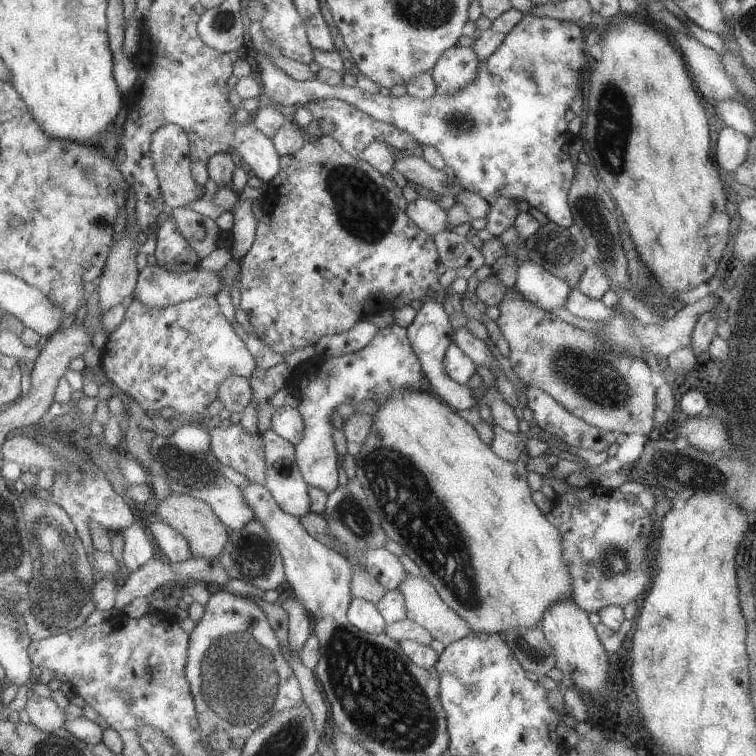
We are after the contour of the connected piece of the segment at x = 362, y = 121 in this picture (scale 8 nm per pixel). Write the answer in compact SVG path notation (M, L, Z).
M319 100L315 103L308 103L305 108L307 108L313 116L310 125L305 128L307 134L310 135L312 139L322 138L323 134L319 124L329 119L333 122L333 130L331 130L329 134L339 141L340 144L348 150L349 154L352 154L352 156L355 157L359 157L361 152L363 152L369 144L373 144L373 142L389 144L389 146L393 146L399 151L414 151L420 146L419 142L417 142L409 132L399 130L399 128L396 128L396 126L389 123L376 120L373 116L365 114L363 110L358 110L353 104L349 104L349 102L344 102L343 100Z

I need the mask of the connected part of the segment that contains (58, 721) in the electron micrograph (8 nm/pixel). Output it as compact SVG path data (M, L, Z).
M39 694L29 696L25 710L30 722L44 732L55 734L69 720L67 713L63 712L53 698L45 698Z

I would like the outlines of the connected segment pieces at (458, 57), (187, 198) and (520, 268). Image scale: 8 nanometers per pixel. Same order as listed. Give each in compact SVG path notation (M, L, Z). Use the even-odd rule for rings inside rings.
M452 47L441 56L432 71L441 96L453 96L477 80L481 58L473 47Z
M174 123L165 124L163 128L159 128L156 133L153 133L151 152L153 152L153 161L166 205L171 208L187 207L189 203L197 201L203 196L204 187L197 184L197 180L193 177L192 145L185 128Z
M515 260L515 264L517 270L514 288L524 299L549 313L563 307L571 290L567 282L552 276L531 260Z

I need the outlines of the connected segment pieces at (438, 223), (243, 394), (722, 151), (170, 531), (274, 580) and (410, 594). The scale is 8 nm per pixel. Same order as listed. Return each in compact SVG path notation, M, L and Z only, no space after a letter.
M417 197L414 202L409 202L409 206L407 206L409 218L411 218L415 224L419 225L424 232L432 236L439 234L439 232L449 231L449 214L447 214L447 212L448 211L443 210L436 201L421 197Z
M229 376L219 386L218 395L219 399L223 400L225 409L243 415L249 404L253 404L254 391L251 380L239 376Z
M723 125L715 142L715 162L719 168L733 173L745 160L749 140L745 134Z
M159 520L159 522L151 522L148 529L158 544L157 549L160 549L169 558L170 563L183 563L193 559L189 540L173 526Z
M259 520L249 522L242 530L233 531L219 560L231 578L241 579L264 591L280 590L281 584L286 581L283 556Z
M407 572L407 578L401 582L399 590L405 596L408 619L427 628L432 633L434 639L440 641L445 646L450 646L453 642L458 642L471 634L471 626L467 624L467 620L464 620L445 603L435 586L427 578L419 578Z

